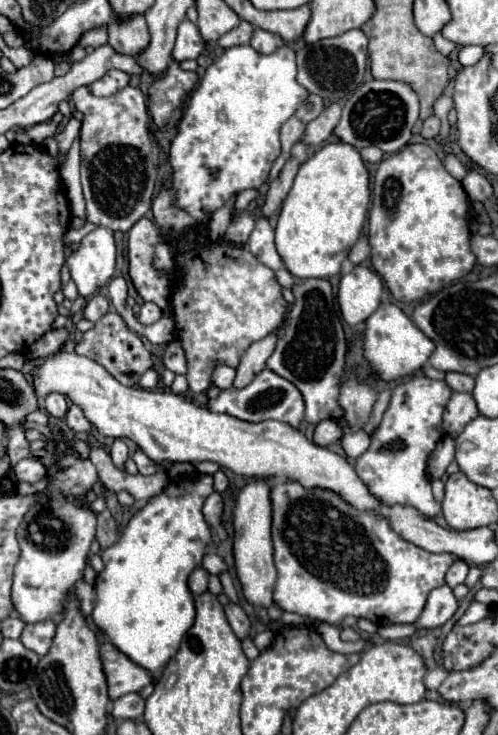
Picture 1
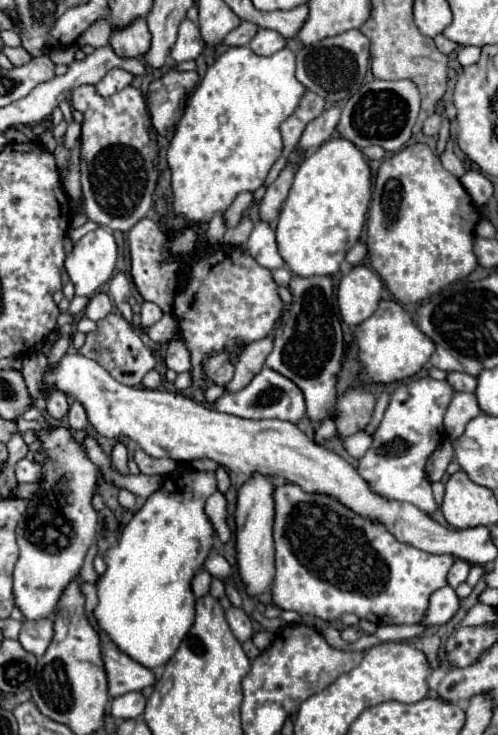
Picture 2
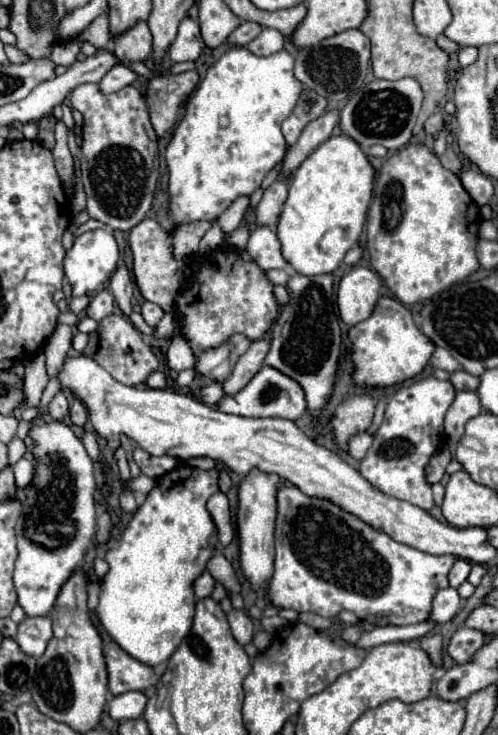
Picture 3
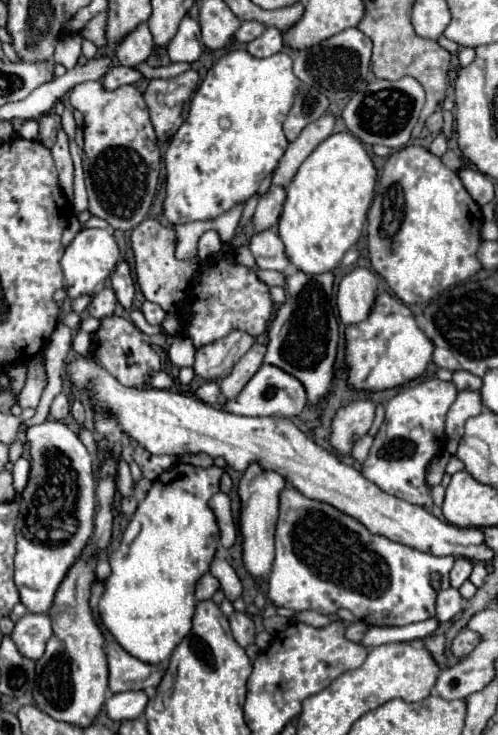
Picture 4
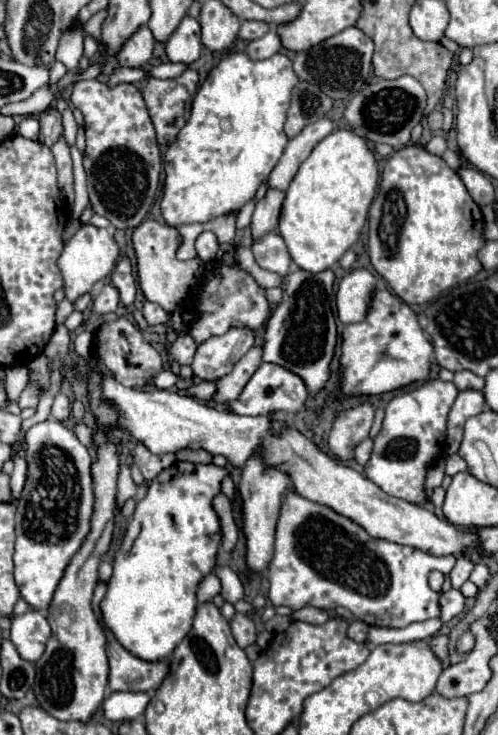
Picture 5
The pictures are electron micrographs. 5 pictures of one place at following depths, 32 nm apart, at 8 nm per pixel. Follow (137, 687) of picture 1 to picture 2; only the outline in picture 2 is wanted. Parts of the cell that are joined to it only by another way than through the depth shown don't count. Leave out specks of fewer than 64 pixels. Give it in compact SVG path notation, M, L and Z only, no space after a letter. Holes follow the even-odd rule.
M114 642L102 646L102 658L108 674L108 692L112 698L156 684L154 672L124 654Z

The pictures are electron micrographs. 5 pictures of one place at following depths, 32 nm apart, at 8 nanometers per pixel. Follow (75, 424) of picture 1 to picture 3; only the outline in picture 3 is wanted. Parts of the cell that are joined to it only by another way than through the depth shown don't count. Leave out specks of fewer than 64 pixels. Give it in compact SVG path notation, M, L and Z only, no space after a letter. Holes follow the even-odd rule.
M74 400L74 402L72 402L70 418L72 418L72 422L74 422L76 426L84 426L84 422L86 422L86 408L82 406L80 400Z

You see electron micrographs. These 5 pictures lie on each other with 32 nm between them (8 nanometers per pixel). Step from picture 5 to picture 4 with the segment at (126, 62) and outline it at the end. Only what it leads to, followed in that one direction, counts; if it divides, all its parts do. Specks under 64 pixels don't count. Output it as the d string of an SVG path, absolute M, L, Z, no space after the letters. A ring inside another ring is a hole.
M140 24L134 32L130 32L118 46L116 58L122 66L136 68L138 64L146 62L154 50L154 38L150 34L148 24Z

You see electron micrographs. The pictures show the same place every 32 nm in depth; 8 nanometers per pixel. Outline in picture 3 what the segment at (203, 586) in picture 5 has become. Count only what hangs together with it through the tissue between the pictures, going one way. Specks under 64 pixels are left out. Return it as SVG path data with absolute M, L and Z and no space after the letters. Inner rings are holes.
M202 572L202 574L196 578L196 582L194 582L194 592L196 592L196 598L198 598L198 600L208 598L208 596L212 594L214 586L216 586L216 580L210 576L210 572Z

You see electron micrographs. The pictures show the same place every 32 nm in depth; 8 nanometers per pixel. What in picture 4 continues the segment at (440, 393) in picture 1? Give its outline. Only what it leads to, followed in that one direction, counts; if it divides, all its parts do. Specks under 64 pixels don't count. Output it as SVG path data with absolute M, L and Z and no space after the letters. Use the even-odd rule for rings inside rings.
M426 378L414 386L404 386L388 404L386 418L374 438L362 474L386 494L418 506L432 506L431 489L426 484L426 466L442 452L444 420L456 400L456 386L438 378Z

